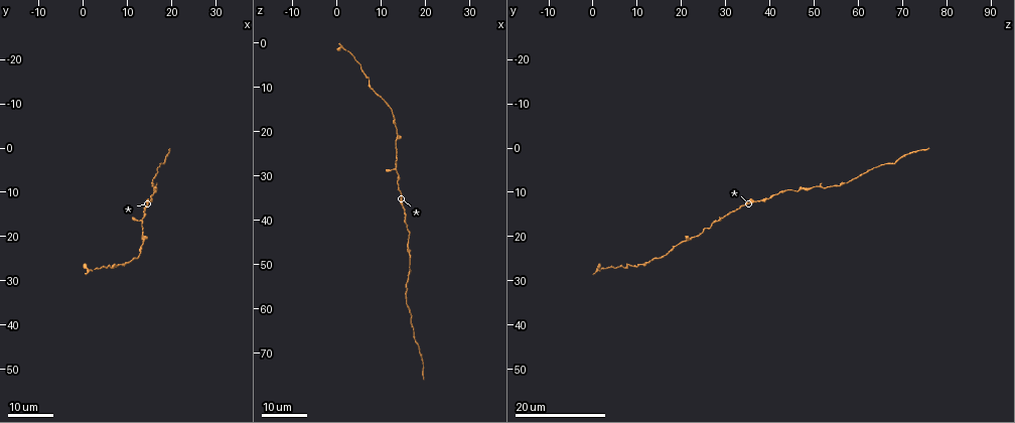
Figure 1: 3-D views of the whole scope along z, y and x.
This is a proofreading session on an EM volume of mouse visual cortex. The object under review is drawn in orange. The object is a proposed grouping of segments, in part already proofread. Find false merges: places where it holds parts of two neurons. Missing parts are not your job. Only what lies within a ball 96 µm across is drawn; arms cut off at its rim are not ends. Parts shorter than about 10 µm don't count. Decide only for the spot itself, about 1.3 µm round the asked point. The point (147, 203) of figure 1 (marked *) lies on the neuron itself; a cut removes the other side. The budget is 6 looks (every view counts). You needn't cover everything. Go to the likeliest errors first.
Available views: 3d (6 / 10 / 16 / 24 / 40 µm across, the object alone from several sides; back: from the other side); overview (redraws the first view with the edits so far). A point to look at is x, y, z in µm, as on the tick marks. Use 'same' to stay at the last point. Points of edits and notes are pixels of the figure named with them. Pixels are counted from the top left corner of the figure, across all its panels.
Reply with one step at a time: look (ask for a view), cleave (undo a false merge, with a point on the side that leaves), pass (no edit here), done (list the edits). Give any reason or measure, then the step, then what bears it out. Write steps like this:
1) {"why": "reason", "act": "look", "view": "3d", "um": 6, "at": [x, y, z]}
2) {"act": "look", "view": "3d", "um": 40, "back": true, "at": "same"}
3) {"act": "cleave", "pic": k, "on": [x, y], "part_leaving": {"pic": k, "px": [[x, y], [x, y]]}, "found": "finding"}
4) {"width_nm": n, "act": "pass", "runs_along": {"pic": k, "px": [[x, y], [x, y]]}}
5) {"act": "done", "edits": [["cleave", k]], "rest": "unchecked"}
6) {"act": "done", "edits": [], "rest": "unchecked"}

{"why": "thick turns thin", "act": "look", "view": "3d", "um": 24, "at": [16.0, 8.5, 54.0]}

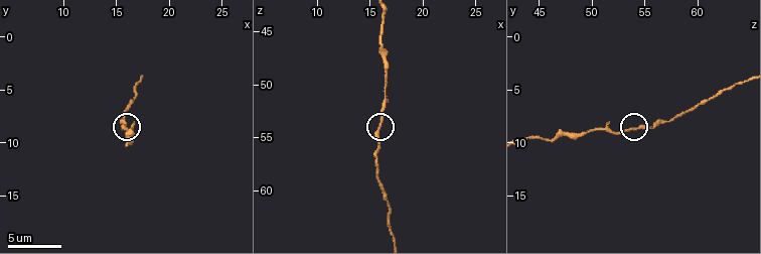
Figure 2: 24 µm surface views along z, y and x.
{"act": "look", "view": "3d", "um": 6, "at": [16.0, 8.8, 54.0]}

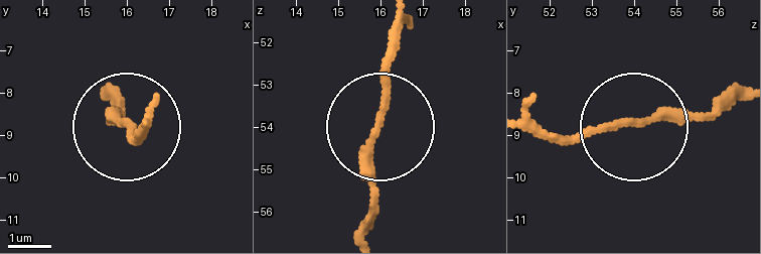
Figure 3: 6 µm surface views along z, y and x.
{"act": "pass", "runs_along": {"pic": 3, "px": [[397, 24], [363, 230]]}, "found": "one neuron here"}

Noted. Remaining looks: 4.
{"why": "two arms in line, one across", "act": "look", "view": "3d", "um": 16, "at": [13.0, 16.0, 28.0]}

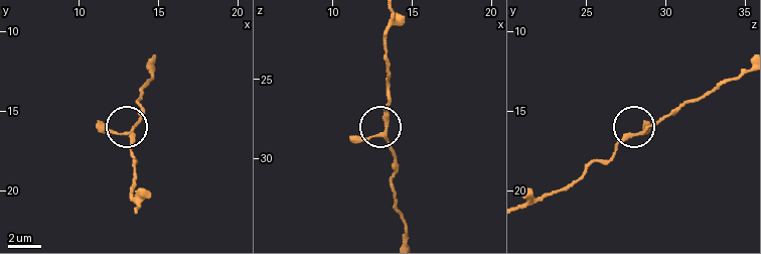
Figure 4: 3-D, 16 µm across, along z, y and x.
{"act": "look", "view": "3d", "um": 10, "at": [13.3, 16.4, 28.5]}

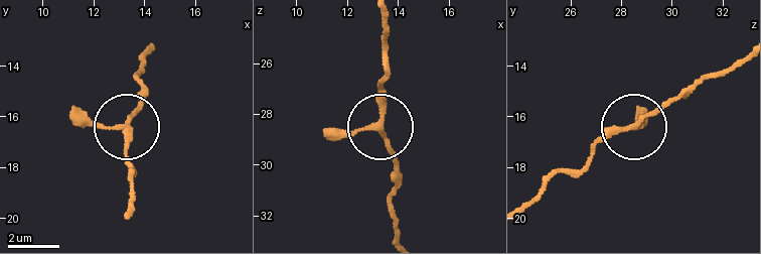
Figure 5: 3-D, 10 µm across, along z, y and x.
{"act": "pass", "runs_along": {"pic": 5, "px": [[398, 232], [394, 153], [381, 128], [381, 78]]}, "found": "one neuron here"}

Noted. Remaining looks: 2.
{"why": "sudden change in width", "act": "look", "view": "3d", "um": 24, "at": [13.5, 21.0, 20.5]}

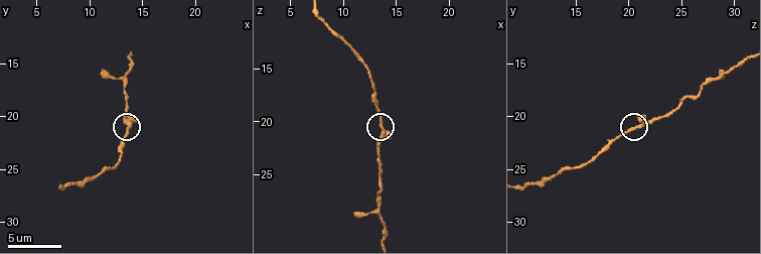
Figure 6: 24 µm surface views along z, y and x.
{"act": "look", "view": "3d", "um": 6, "at": [13.6, 21.2, 20.6]}

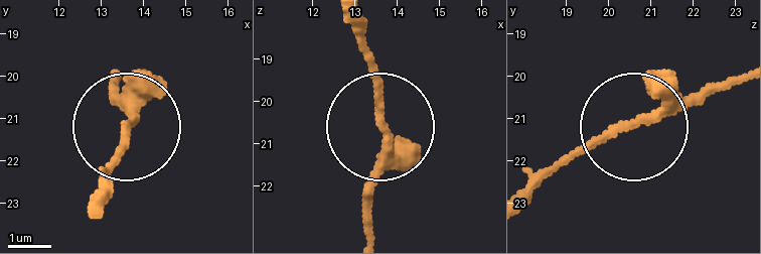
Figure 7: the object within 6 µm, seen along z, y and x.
{"act": "pass", "runs_along": {"pic": 7, "px": [[114, 77], [125, 145], [104, 207]]}, "found": "one neuron here"}

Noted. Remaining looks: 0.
{"act": "done", "edits": [], "rest": "unchecked"}

